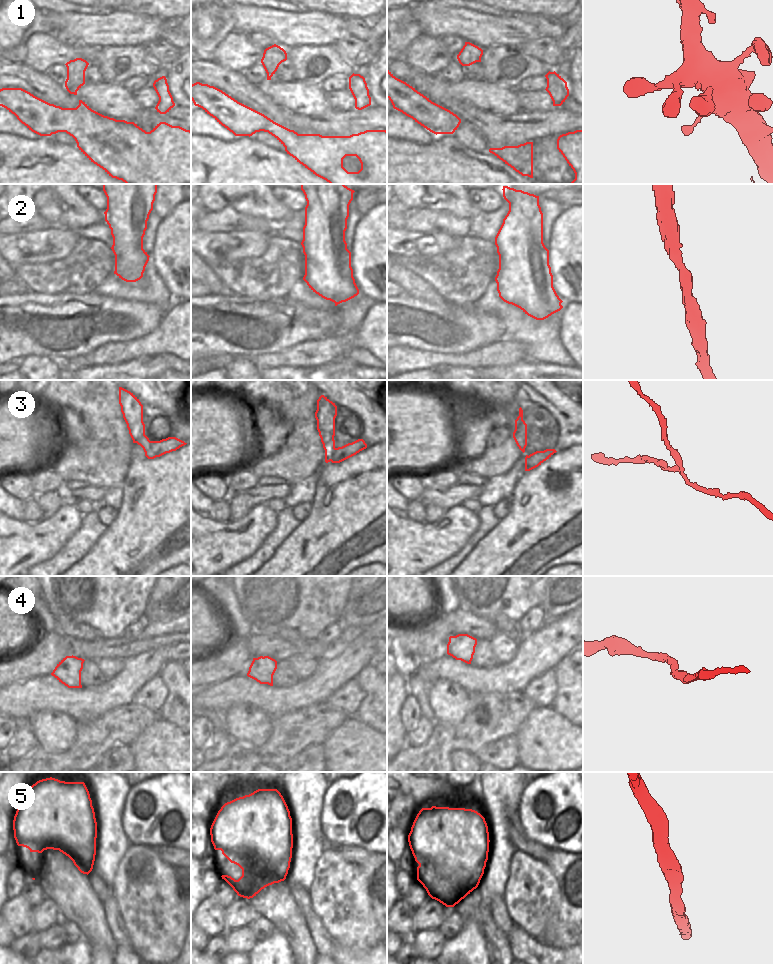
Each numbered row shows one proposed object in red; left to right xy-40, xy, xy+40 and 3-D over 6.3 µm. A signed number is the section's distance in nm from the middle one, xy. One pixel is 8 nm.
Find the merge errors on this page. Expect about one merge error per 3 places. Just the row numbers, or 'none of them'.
3

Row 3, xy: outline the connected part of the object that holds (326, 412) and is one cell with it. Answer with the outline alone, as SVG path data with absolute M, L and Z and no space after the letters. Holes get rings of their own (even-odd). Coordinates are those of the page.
M324 395L317 400L317 410L315 418L317 420L317 430L325 450L325 462L328 463L333 458L335 448L335 418L337 416L337 406Z

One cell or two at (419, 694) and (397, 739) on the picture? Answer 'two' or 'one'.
two

